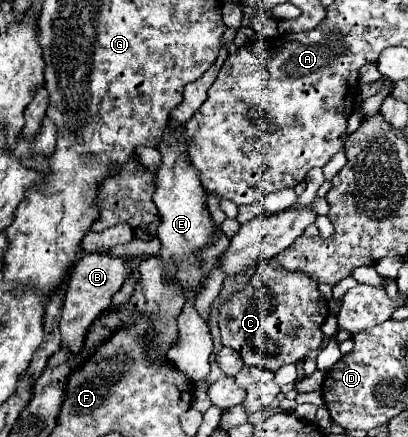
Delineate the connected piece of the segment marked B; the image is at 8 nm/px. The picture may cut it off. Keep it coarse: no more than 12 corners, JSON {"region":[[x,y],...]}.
{"region":[[88,254],[72,270],[60,318],[62,350],[88,326],[128,278],[126,258]]}

